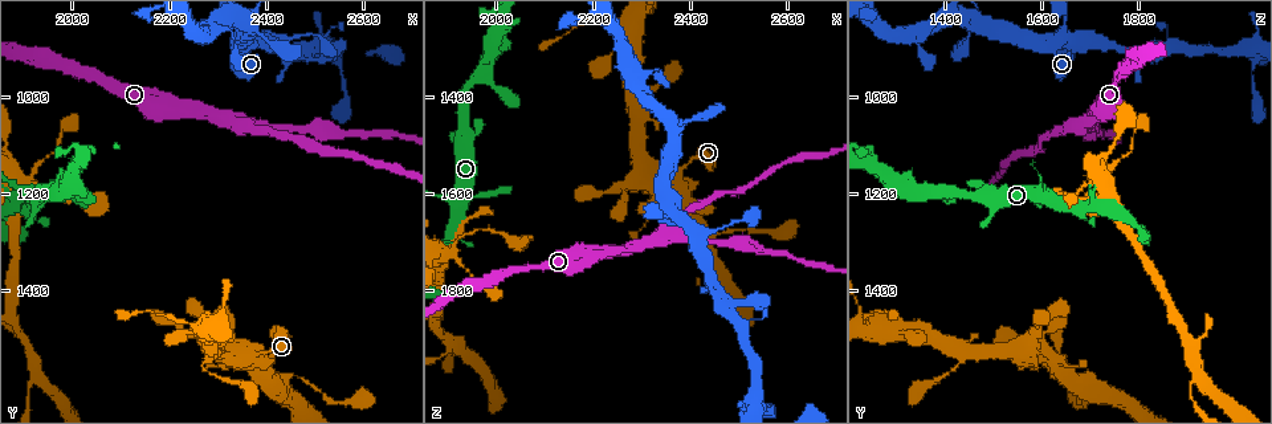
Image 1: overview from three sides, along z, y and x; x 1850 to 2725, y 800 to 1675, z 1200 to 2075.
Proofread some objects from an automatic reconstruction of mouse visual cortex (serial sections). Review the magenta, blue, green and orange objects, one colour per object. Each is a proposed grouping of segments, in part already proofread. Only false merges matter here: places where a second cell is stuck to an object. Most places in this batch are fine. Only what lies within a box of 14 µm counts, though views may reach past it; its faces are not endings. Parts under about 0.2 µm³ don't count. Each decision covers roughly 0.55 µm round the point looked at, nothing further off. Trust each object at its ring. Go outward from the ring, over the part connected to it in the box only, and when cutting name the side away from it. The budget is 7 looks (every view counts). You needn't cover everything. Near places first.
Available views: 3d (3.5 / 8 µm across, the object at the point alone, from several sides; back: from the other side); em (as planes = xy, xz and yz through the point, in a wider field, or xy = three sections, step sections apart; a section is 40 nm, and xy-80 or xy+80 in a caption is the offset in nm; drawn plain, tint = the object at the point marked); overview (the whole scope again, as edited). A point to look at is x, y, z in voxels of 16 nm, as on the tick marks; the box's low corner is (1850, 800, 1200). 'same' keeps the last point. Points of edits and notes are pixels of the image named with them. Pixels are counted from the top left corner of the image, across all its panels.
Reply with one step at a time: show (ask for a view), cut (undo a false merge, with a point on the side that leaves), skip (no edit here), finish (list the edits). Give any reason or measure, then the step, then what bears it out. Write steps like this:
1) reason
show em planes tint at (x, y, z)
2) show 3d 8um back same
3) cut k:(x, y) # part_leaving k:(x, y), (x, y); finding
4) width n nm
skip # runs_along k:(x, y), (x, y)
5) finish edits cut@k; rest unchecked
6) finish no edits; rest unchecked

sudden change in width
show 3d 3.5um at (2435, 1585, 1685)

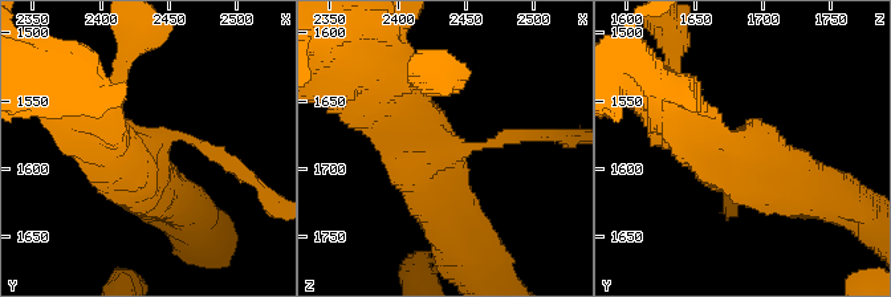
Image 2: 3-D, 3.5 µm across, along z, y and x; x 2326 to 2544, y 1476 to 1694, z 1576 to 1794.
now the EM
show em xy step 2 tint at (2434, 1580, 1686)

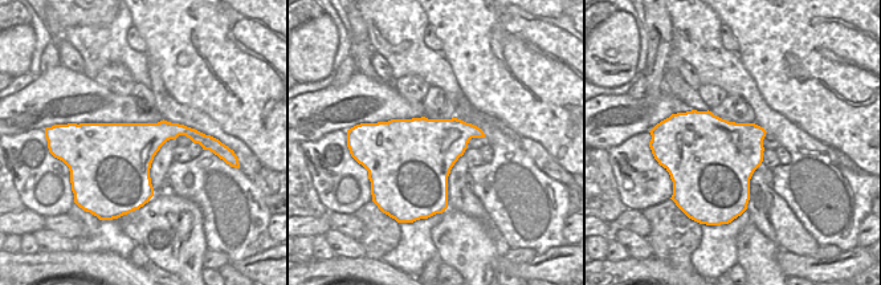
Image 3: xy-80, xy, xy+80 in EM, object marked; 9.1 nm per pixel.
another direction
show em xy step 1 tint same

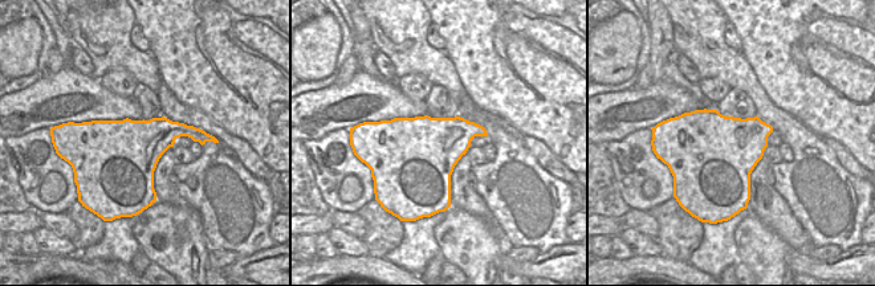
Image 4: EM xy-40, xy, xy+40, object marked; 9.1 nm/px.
skip # runs_along 2:(679, 118), (723, 159), (816, 192); continuous, no second cell

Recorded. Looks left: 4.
abrupt turn
show em xy step 5 tint at (2540, 900, 2030)

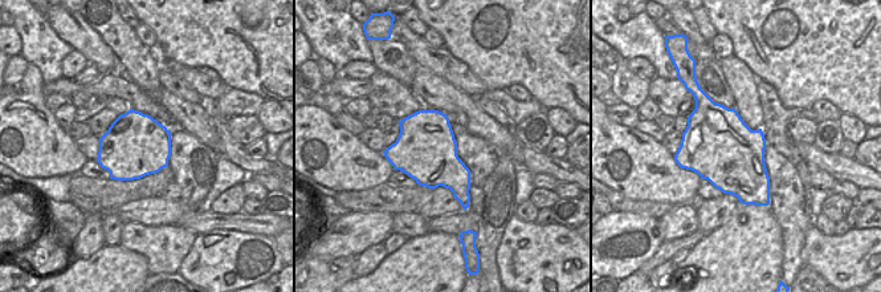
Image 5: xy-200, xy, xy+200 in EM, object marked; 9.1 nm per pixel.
wider look
show 3d 3.5um same

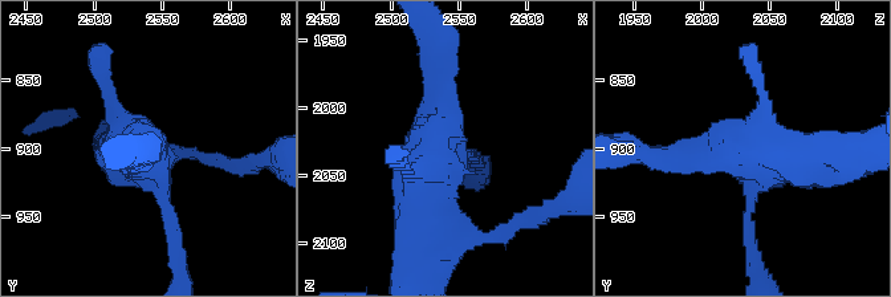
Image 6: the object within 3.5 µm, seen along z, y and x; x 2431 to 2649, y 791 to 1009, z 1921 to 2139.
width 550 nm
skip # runs_along 6:(662, 157), (747, 153), (747, 230); continuous, no second cell

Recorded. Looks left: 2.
a fork
show 3d 3.5um at (2360, 1060, 1680)

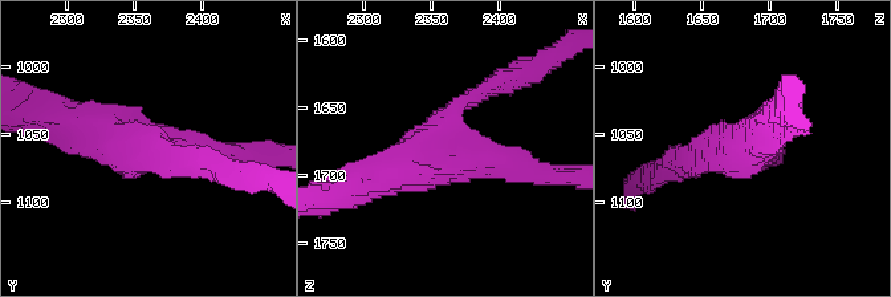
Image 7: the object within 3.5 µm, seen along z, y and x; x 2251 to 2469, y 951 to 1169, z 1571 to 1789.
arms 3; arm_widths 250, 300, 400 nm
show em xy step 1 tint at (2366, 1064, 1684)

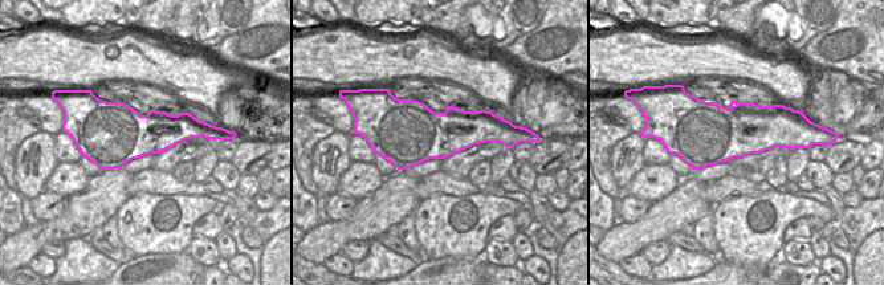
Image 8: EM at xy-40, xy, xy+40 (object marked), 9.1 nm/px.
skip # runs_along 7:(65, 118), (130, 151), (223, 151); continuous, no second cell

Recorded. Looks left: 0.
finish no edits; rest unchecked

